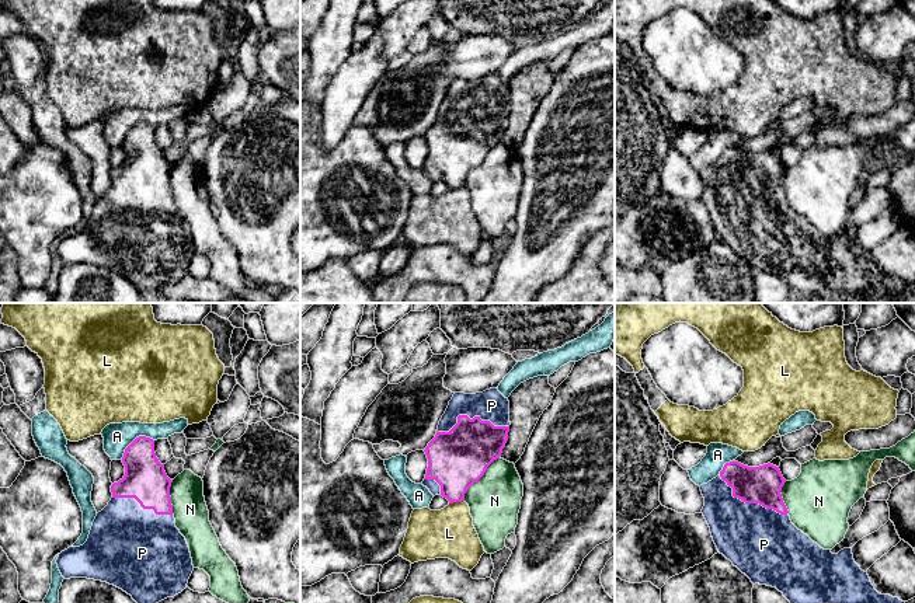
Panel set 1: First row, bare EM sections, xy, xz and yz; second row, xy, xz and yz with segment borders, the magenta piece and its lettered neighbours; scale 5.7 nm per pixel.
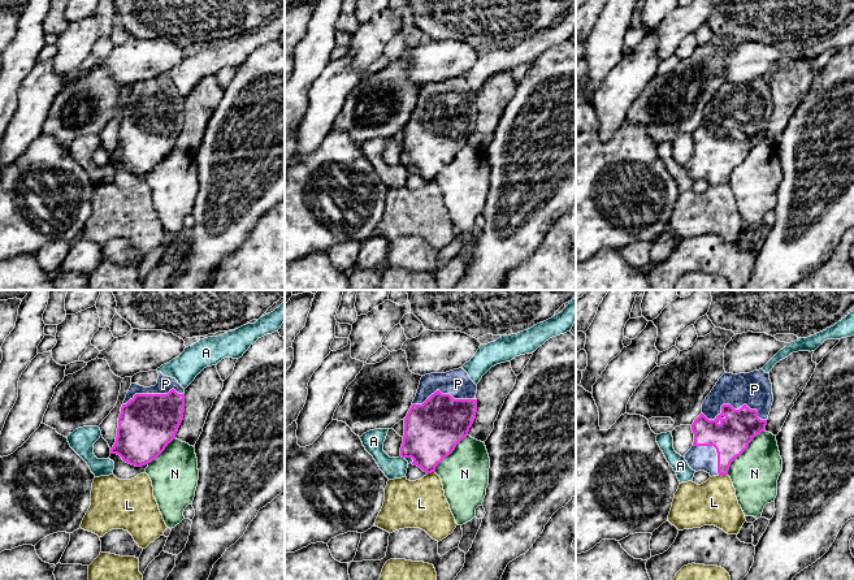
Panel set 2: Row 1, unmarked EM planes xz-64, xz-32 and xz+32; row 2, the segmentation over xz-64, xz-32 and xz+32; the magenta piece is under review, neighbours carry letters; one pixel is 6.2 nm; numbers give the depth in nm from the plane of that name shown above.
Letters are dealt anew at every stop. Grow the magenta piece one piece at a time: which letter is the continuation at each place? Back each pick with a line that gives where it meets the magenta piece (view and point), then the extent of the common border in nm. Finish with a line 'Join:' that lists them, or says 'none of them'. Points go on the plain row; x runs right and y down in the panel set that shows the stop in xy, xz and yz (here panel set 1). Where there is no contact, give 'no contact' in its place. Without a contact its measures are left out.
P: meets magenta in xz at (469, 104); contact 420 nm long
Join: P

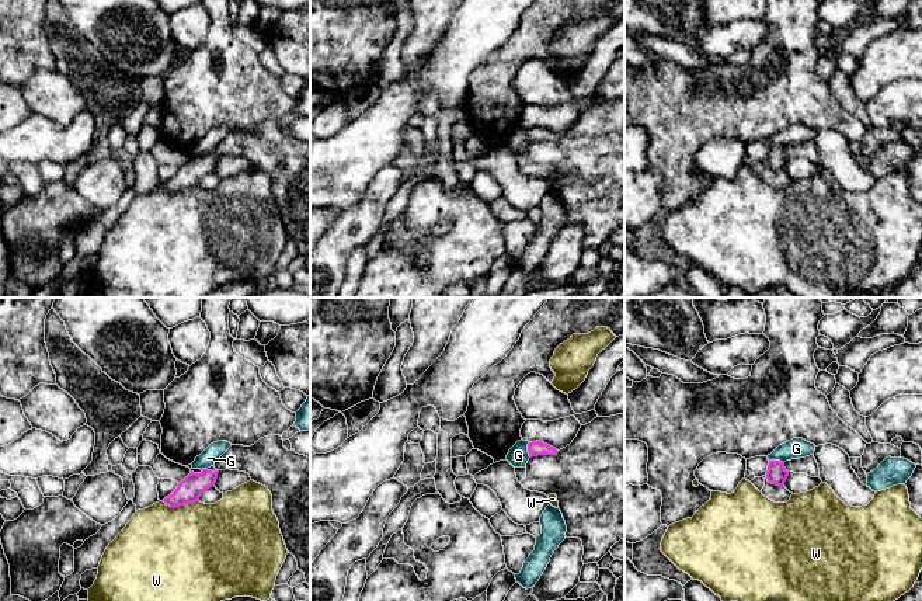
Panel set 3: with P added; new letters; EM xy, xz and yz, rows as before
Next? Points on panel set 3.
Join: none of them

